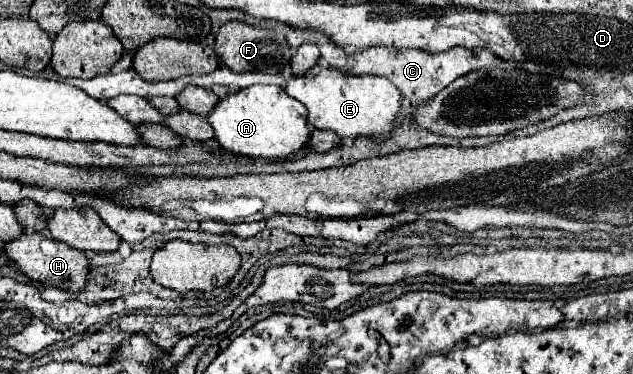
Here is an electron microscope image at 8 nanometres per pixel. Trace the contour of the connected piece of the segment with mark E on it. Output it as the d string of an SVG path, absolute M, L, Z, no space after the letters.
M315 65L299 77L289 77L287 95L301 101L309 111L309 125L323 131L333 131L339 137L369 137L387 141L395 131L395 119L401 111L401 91L387 79L365 75L355 77L337 69L323 69Z

